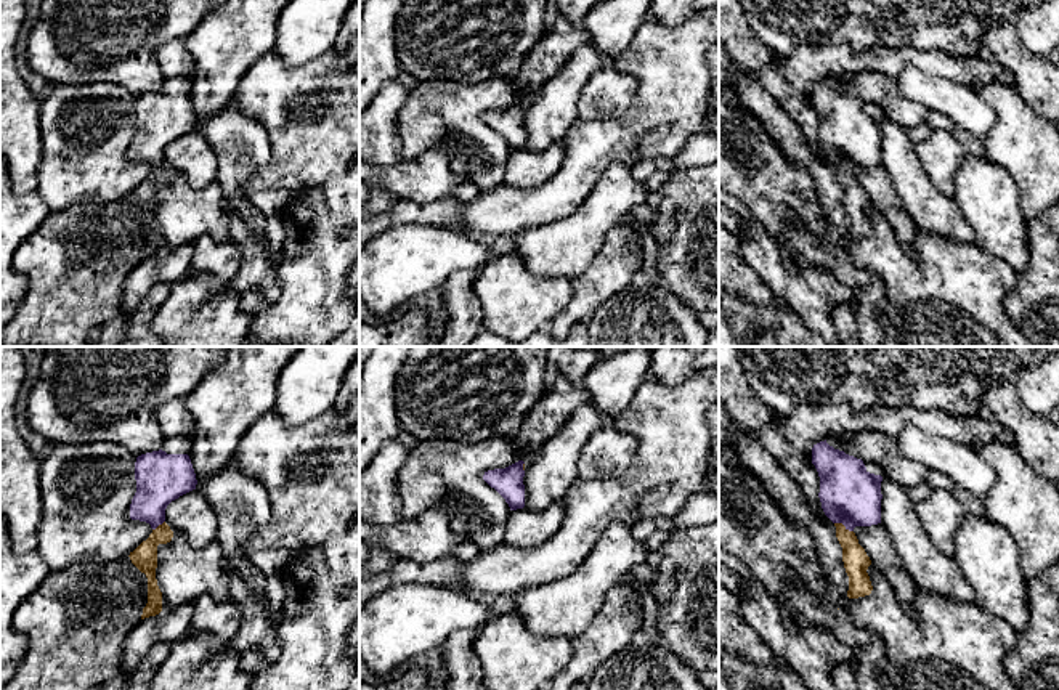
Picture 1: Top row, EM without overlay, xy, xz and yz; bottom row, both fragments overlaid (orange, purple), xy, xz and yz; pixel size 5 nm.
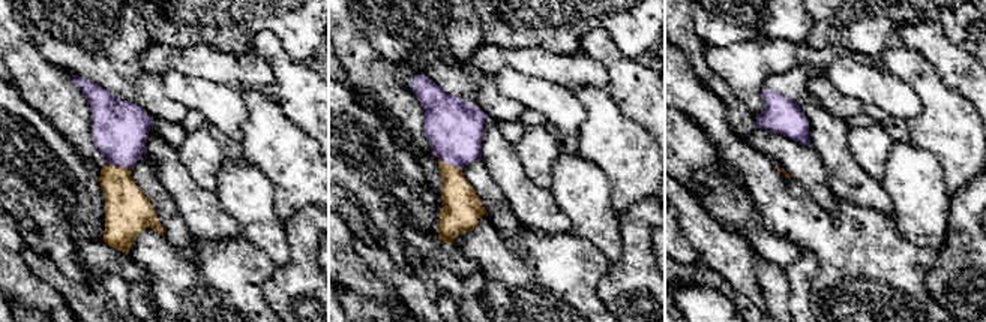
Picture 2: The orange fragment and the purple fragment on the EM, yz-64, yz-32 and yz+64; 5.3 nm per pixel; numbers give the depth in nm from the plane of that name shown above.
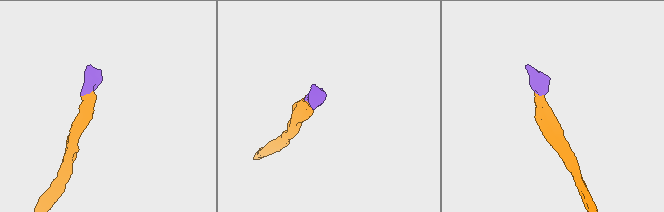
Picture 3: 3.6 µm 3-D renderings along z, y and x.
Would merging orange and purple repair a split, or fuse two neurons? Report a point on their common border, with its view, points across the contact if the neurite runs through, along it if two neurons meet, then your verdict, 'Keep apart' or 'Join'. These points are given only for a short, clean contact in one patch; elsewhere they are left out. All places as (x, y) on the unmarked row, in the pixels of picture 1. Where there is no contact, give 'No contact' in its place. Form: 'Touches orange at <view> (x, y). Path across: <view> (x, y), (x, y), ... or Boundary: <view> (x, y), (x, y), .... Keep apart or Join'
Touches orange at yz (844, 167). Path across: yz (856, 201), (844, 167), (849, 135). Join

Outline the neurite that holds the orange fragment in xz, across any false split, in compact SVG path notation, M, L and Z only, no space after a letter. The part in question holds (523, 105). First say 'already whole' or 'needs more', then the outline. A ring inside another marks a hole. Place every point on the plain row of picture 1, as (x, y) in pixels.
needs more | M518 101L505 109L488 111L483 120L509 144L510 151L525 148L525 103Z

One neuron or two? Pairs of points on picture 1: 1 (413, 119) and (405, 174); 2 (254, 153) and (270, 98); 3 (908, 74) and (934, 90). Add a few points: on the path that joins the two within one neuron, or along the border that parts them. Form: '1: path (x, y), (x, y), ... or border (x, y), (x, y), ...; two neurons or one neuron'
1: border (443, 153), (424, 151), (405, 161); two neurons
2: border (235, 100), (236, 106), (265, 130), (270, 162); two neurons
3: path (915, 81), (928, 90); one neuron

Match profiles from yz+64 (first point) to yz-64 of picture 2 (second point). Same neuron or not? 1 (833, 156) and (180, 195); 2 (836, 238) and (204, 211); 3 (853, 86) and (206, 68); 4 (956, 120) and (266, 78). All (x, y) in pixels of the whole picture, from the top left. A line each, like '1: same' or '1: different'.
1: same
2: different
3: different
4: different

